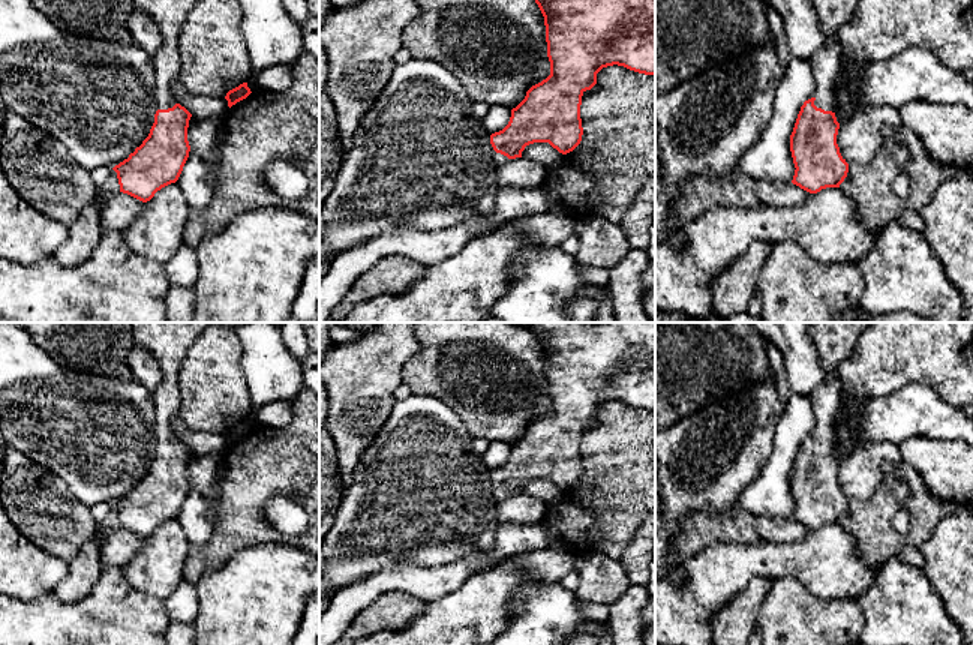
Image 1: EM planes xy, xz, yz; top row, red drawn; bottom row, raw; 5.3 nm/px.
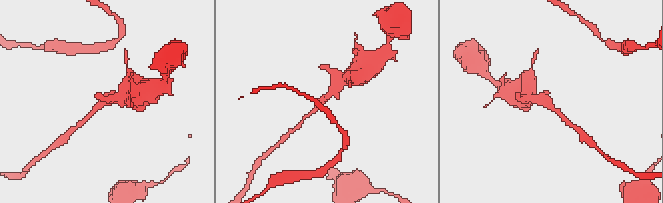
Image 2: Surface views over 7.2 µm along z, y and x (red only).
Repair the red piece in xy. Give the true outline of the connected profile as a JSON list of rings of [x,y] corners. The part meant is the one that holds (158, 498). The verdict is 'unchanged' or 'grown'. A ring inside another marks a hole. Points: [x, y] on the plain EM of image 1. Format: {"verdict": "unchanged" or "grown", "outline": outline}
{"verdict": "grown", "outline": [[[130,322],[135,345],[147,348],[157,360],[163,374],[162,382],[151,392],[157,424],[157,447],[148,472],[127,495],[115,501],[120,528],[142,538],[150,537],[157,526],[175,519],[189,494],[187,464],[192,450],[168,432],[168,420],[180,405],[178,370],[196,338],[210,322]]]}

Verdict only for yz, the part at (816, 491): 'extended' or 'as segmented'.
extended

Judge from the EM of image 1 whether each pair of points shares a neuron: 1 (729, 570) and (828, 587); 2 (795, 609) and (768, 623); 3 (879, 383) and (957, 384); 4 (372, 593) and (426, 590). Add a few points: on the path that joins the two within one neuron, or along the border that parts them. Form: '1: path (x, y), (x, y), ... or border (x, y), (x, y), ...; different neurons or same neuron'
1: path (753, 567), (804, 564); same neuron
2: path (789, 615), (783, 621), (774, 623); same neuron
3: path (898, 372), (937, 372); same neuron
4: path (386, 582), (413, 582); same neuron

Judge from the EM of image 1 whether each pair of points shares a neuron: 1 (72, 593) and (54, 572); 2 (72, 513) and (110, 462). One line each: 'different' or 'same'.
1: different
2: different

